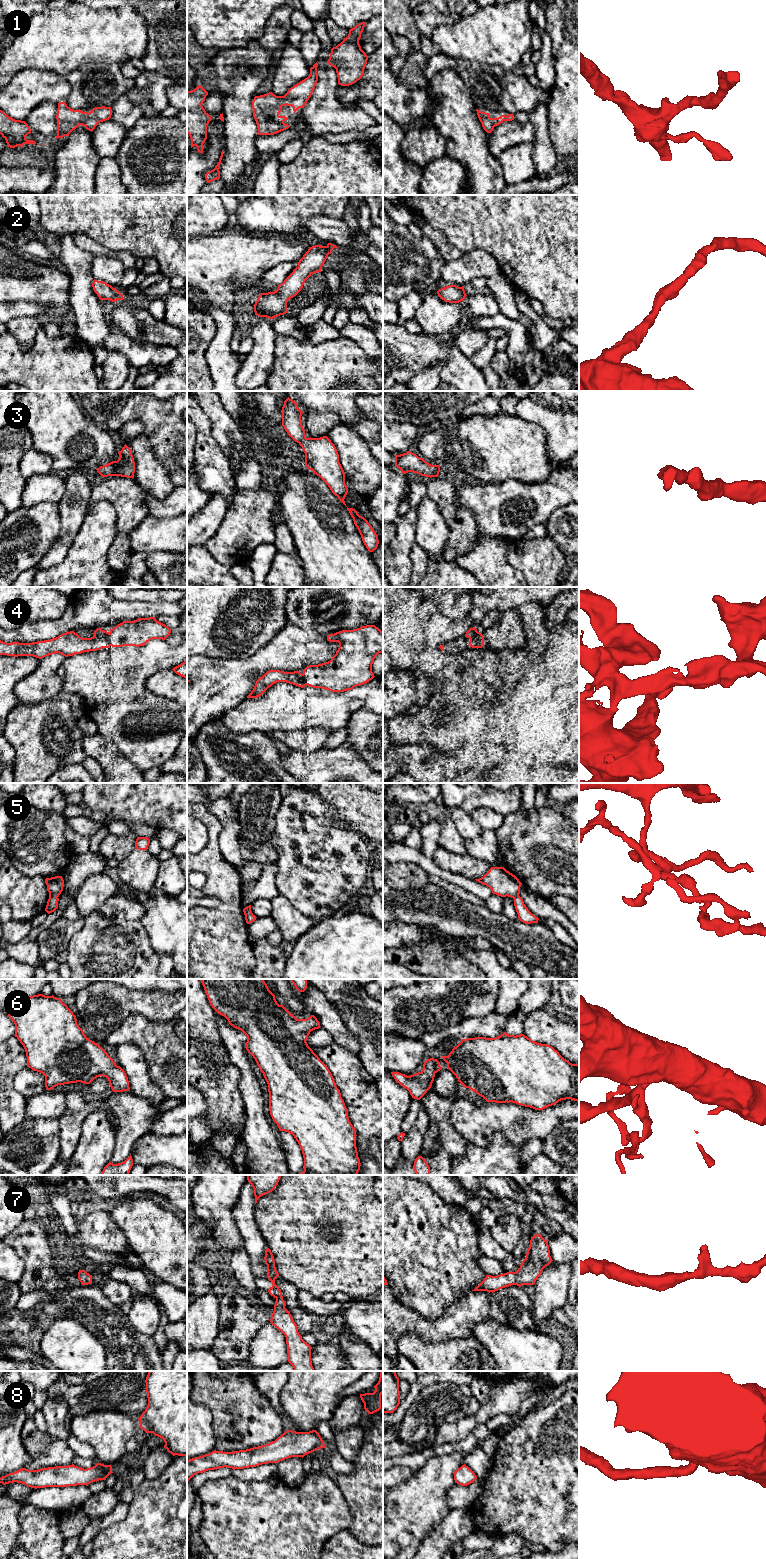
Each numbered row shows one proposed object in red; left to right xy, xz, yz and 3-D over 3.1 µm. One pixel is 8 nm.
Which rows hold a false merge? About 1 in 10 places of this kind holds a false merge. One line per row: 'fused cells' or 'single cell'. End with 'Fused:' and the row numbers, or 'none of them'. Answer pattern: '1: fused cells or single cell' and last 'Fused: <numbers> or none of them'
1: single cell
2: single cell
3: single cell
4: single cell
5: single cell
6: single cell
7: single cell
8: single cell
Fused: none of them

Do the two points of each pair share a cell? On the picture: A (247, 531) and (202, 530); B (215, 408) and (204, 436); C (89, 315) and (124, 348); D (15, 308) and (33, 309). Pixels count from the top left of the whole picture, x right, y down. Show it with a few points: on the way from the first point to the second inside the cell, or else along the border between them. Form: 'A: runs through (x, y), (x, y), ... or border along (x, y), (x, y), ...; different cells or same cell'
A: border along (227, 509), (218, 529), (204, 544); different cells
B: border along (197, 401), (210, 420), (211, 434), (218, 442); different cells
C: border along (113, 329), (105, 338), (102, 346); different cells
D: runs through (19, 308), (29, 308); same cell

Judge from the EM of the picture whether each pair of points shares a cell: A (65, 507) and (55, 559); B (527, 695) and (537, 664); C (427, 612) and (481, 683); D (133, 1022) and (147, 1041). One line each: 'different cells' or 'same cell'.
A: same cell
B: same cell
C: different cells
D: same cell

